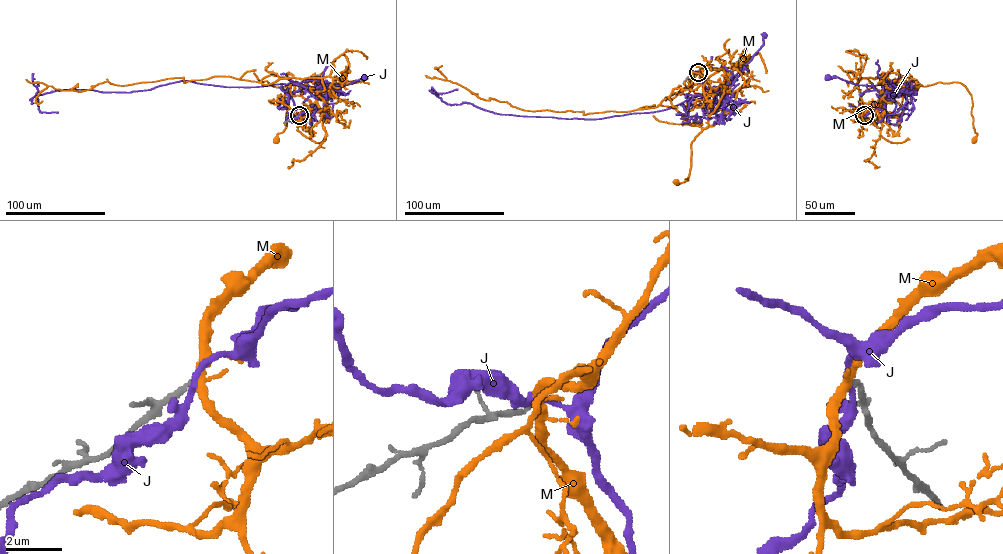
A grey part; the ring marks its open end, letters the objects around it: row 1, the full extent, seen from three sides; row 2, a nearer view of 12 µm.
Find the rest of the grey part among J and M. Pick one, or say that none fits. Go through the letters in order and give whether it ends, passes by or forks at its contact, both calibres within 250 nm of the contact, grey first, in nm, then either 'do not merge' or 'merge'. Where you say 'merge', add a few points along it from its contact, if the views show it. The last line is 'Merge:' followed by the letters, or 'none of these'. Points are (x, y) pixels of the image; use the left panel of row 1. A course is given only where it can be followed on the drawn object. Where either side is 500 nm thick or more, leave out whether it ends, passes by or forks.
J: it passes by; calibres 200 and 240 nm; do not merge
M: it passes by; calibres 190 and 300 nm; do not merge
Merge: none of these

